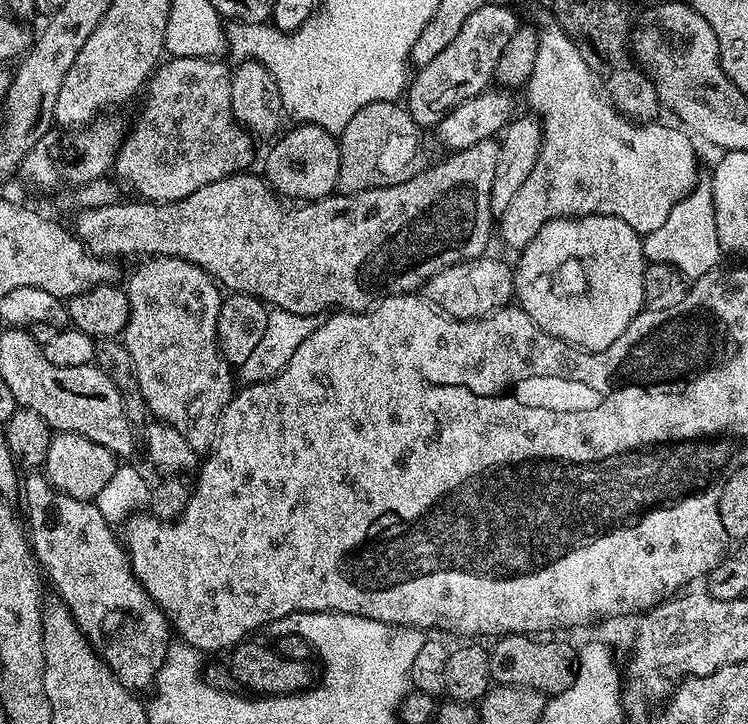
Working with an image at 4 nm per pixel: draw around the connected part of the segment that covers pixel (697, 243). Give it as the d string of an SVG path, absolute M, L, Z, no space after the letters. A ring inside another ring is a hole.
M697 186L691 194L682 198L674 210L670 210L666 222L658 230L643 237L644 259L648 264L669 264L686 278L695 278L712 271L721 263L722 249L718 242L718 226L714 222L712 190L708 186Z

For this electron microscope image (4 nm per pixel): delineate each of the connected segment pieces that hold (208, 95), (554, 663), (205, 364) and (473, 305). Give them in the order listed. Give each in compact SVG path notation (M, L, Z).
M177 56L175 58L168 58L163 61L153 71L150 79L146 84L146 93L148 97L144 100L144 105L140 108L140 113L136 116L136 121L130 124L126 135L121 143L120 150L116 154L116 162L114 165L115 175L120 175L119 183L125 184L128 188L133 188L137 192L139 199L144 202L155 202L158 204L169 204L175 200L186 198L190 194L194 194L194 190L198 190L202 186L206 186L210 182L218 182L227 176L235 176L243 173L244 168L252 160L252 143L253 137L250 135L247 128L243 128L239 122L234 118L232 113L232 103L230 102L230 82L232 81L232 74L229 65L223 64L223 59L209 58L206 56Z
M528 634L501 636L490 648L490 670L496 684L533 688L545 694L566 690L576 677L577 651L558 642L537 643Z
M153 256L140 264L128 276L126 291L129 298L129 320L122 339L130 350L130 362L134 362L134 374L138 374L138 386L142 390L145 409L152 412L157 421L174 426L186 442L198 454L209 451L216 443L224 407L234 395L234 372L216 340L218 314L222 292L217 281L203 272L197 264L173 256Z
M485 254L477 260L458 262L454 266L446 266L446 270L438 270L438 274L424 283L422 292L433 308L453 320L481 320L482 317L490 316L513 303L516 274L511 263L495 260L492 254Z

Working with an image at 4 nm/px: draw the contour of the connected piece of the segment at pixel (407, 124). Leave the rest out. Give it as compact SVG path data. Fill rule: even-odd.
M394 100L370 102L370 106L358 110L358 114L354 114L354 118L350 118L350 122L346 122L346 130L338 133L340 169L336 183L337 189L341 193L351 194L371 188L398 186L402 182L414 178L430 164L428 152L424 149L424 132L425 129L411 116L403 103Z

